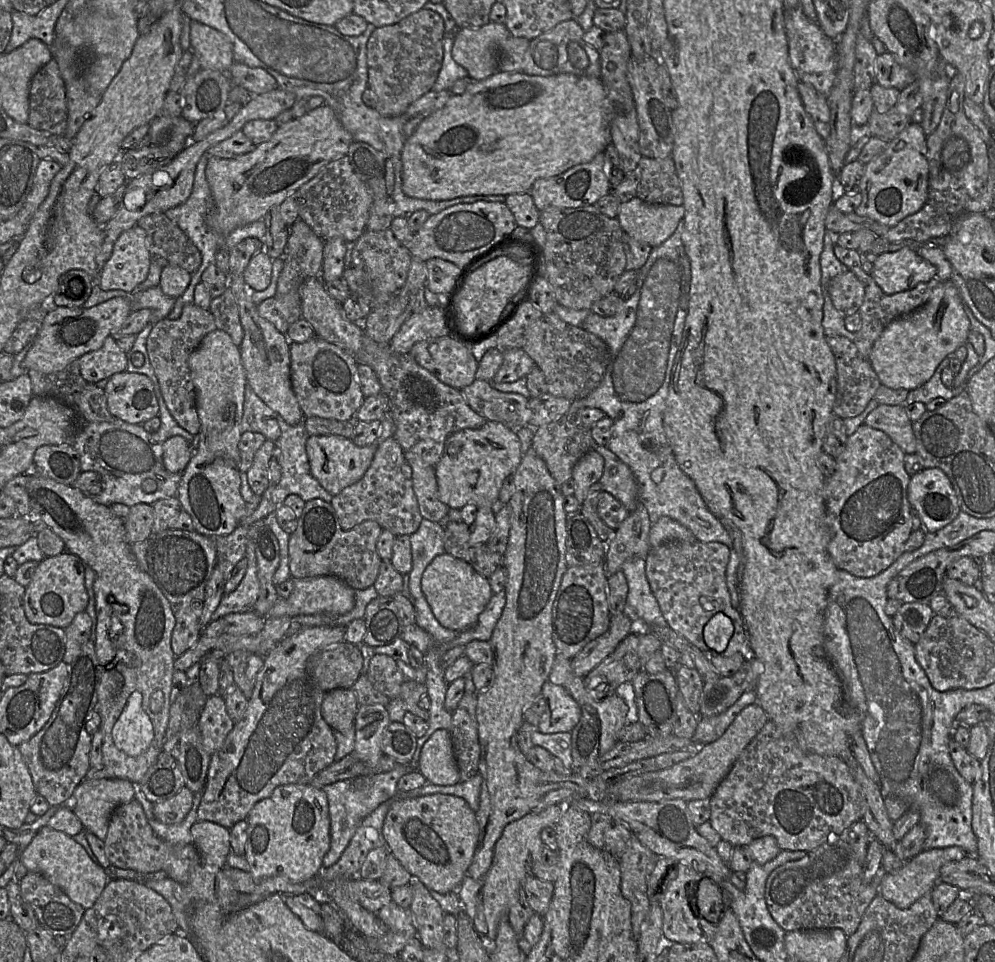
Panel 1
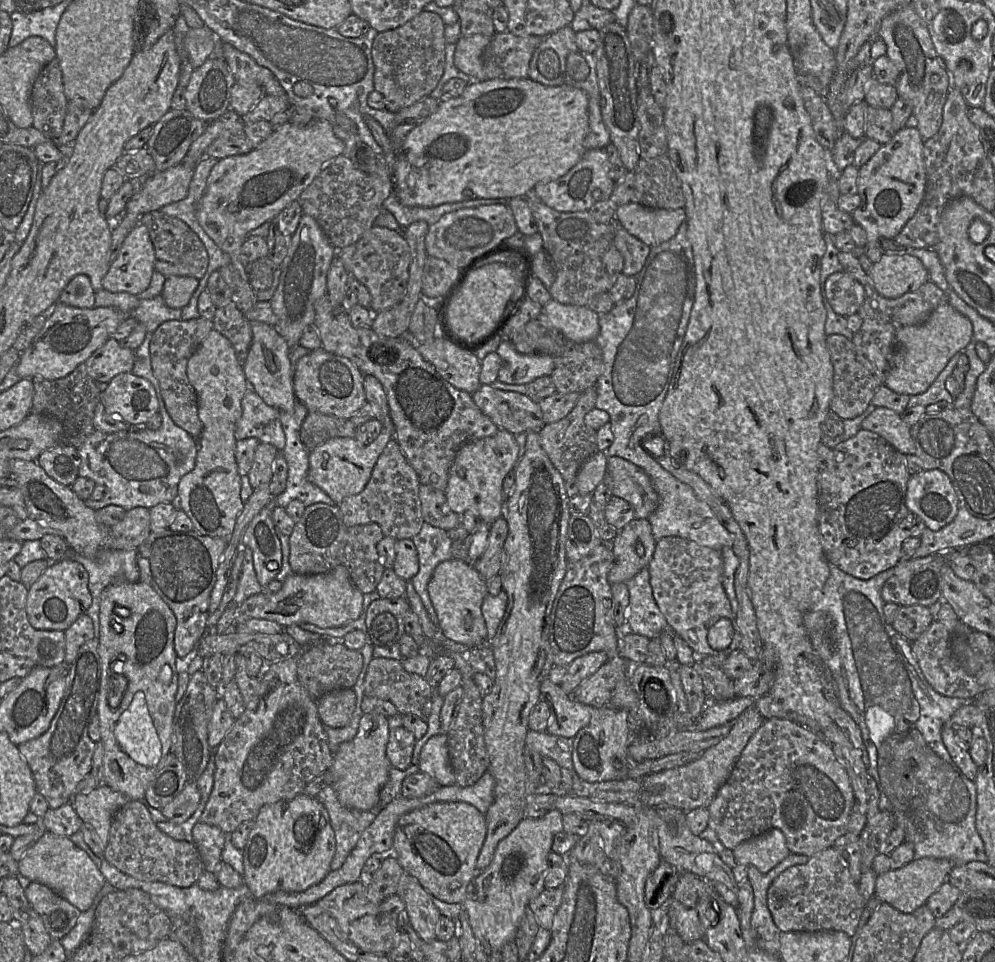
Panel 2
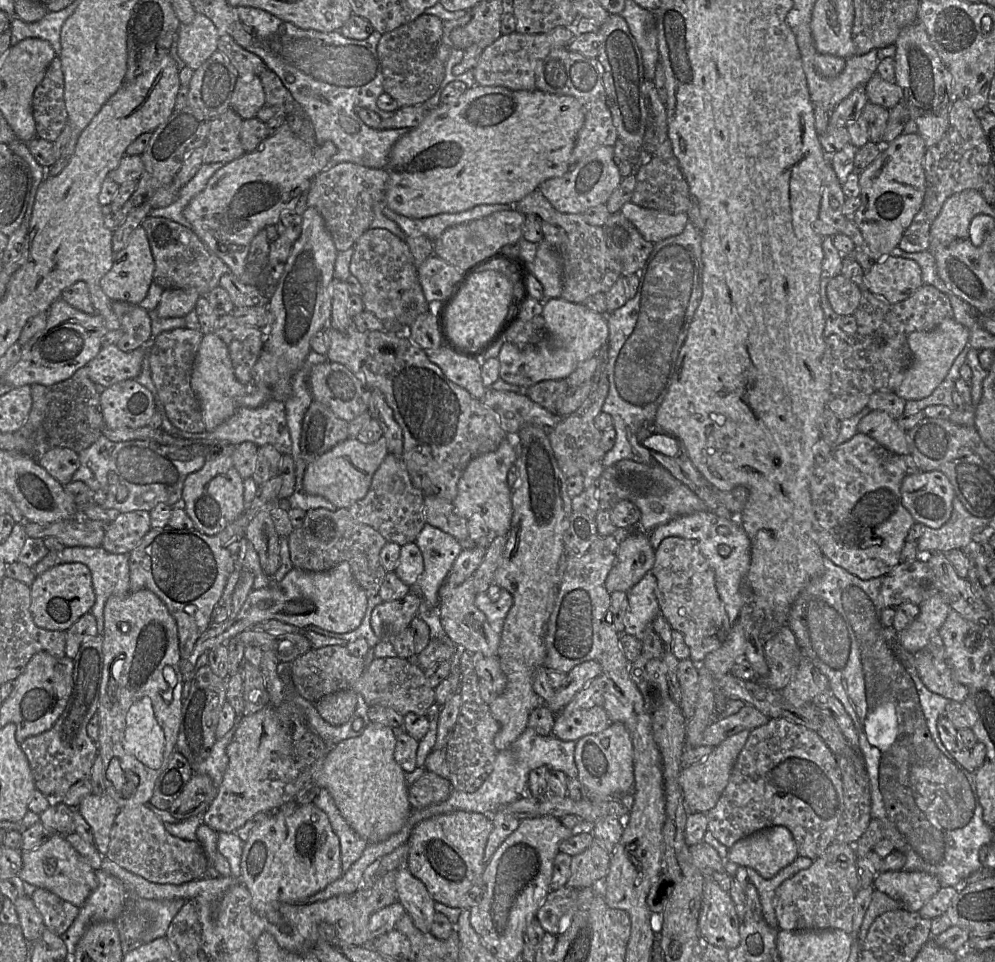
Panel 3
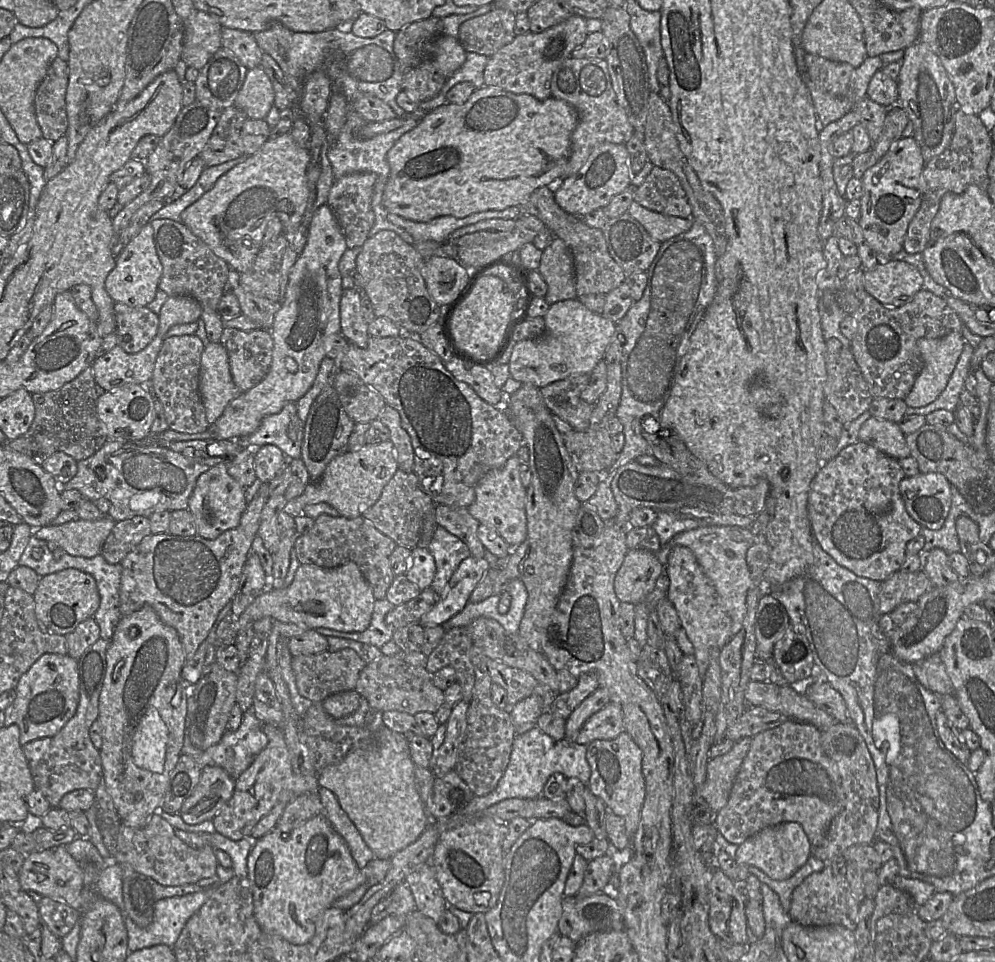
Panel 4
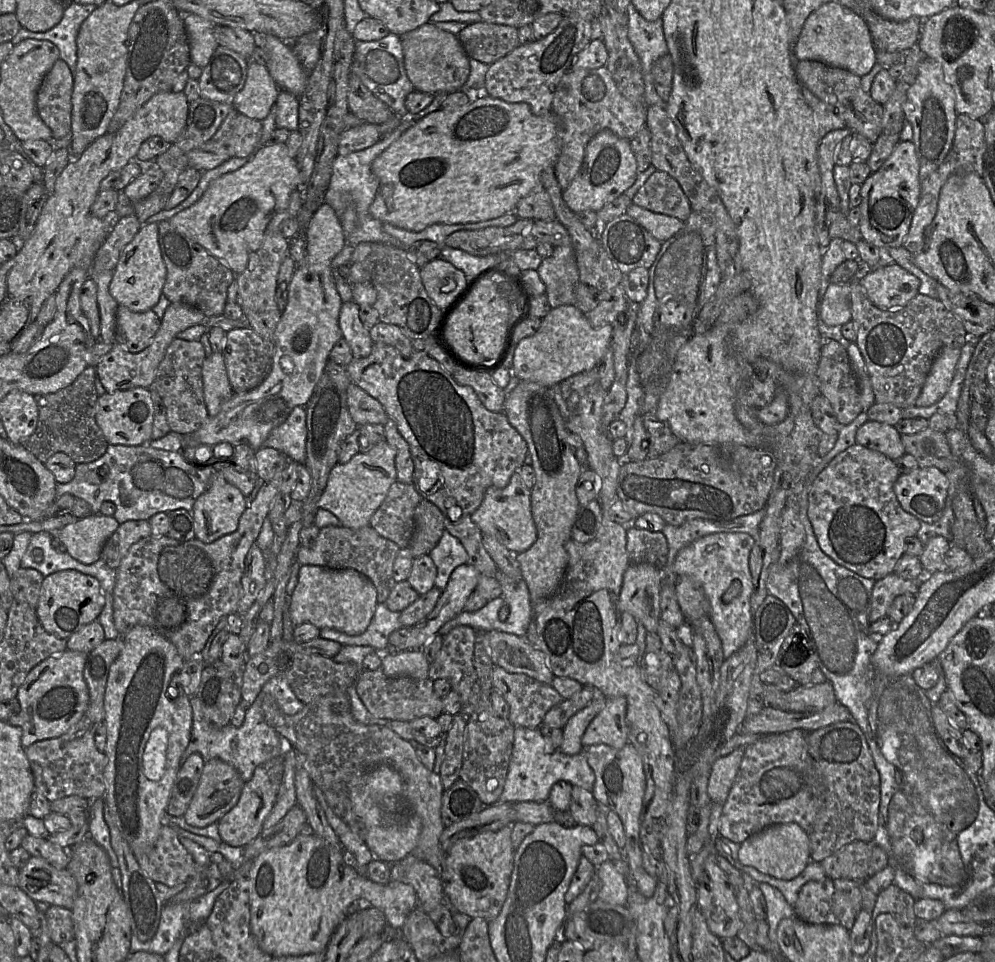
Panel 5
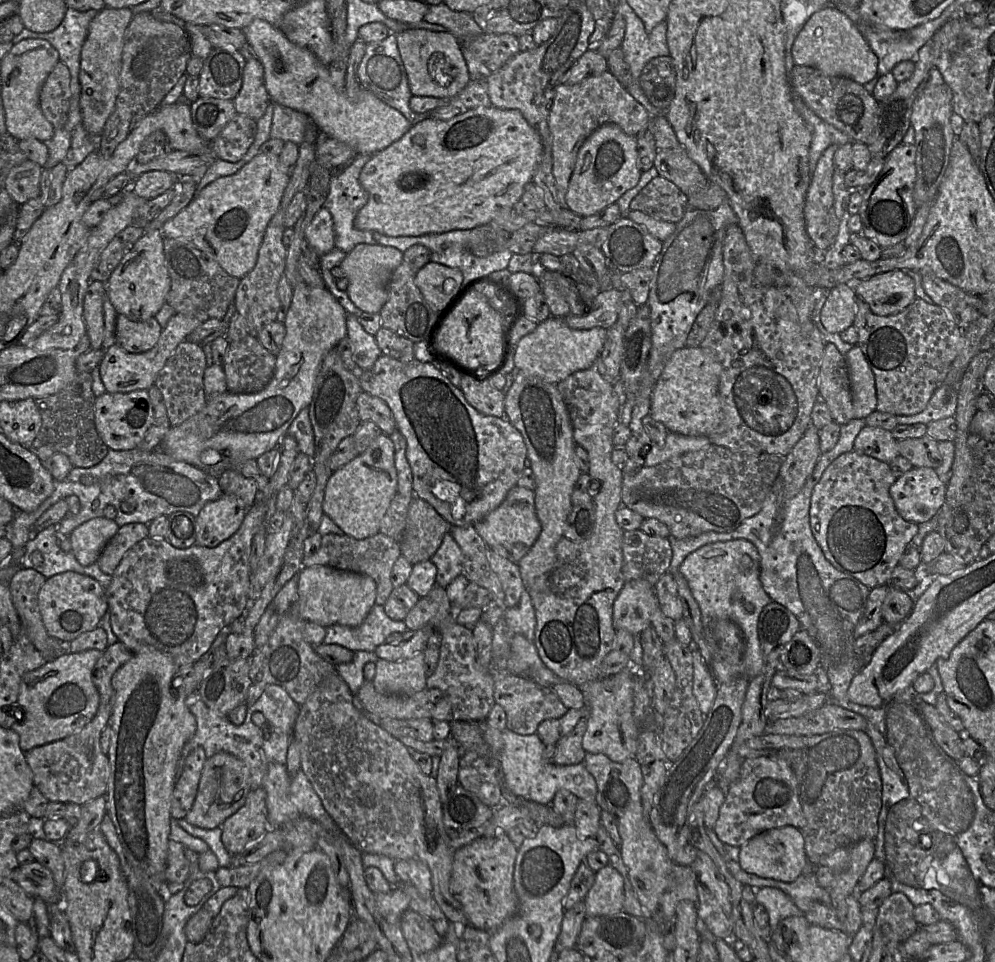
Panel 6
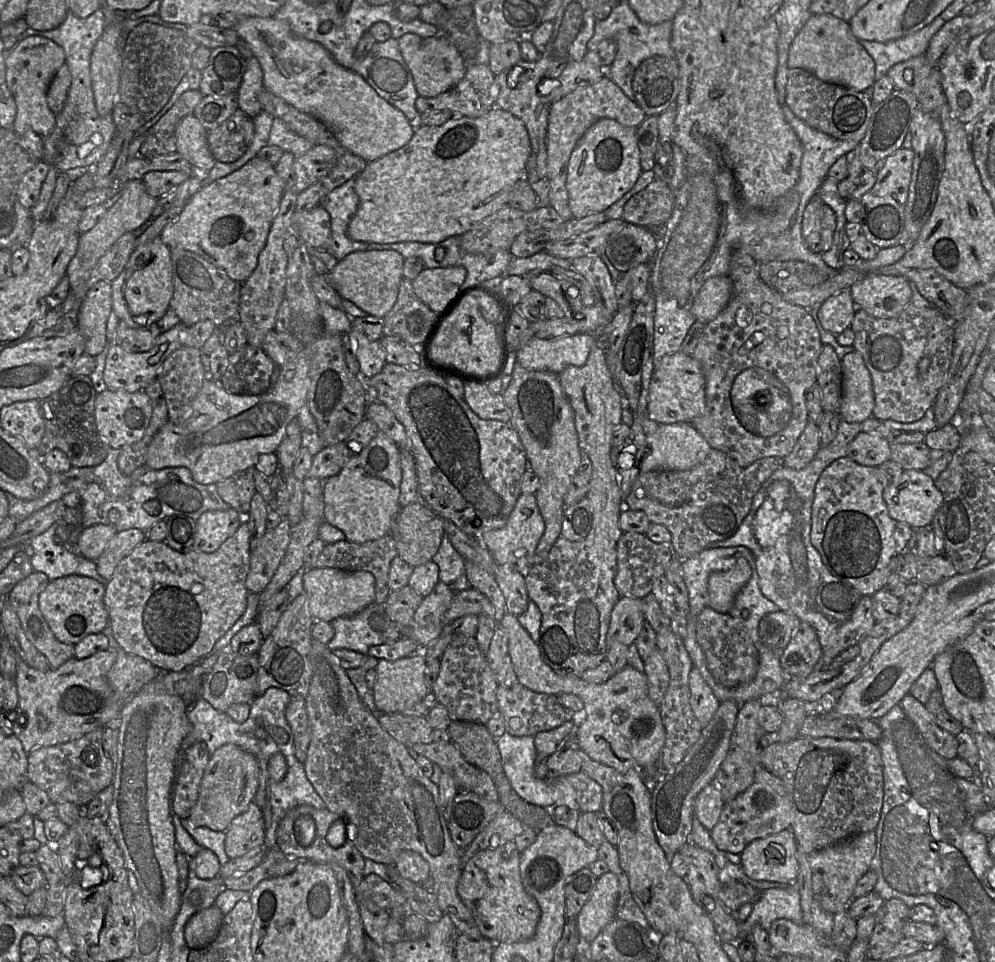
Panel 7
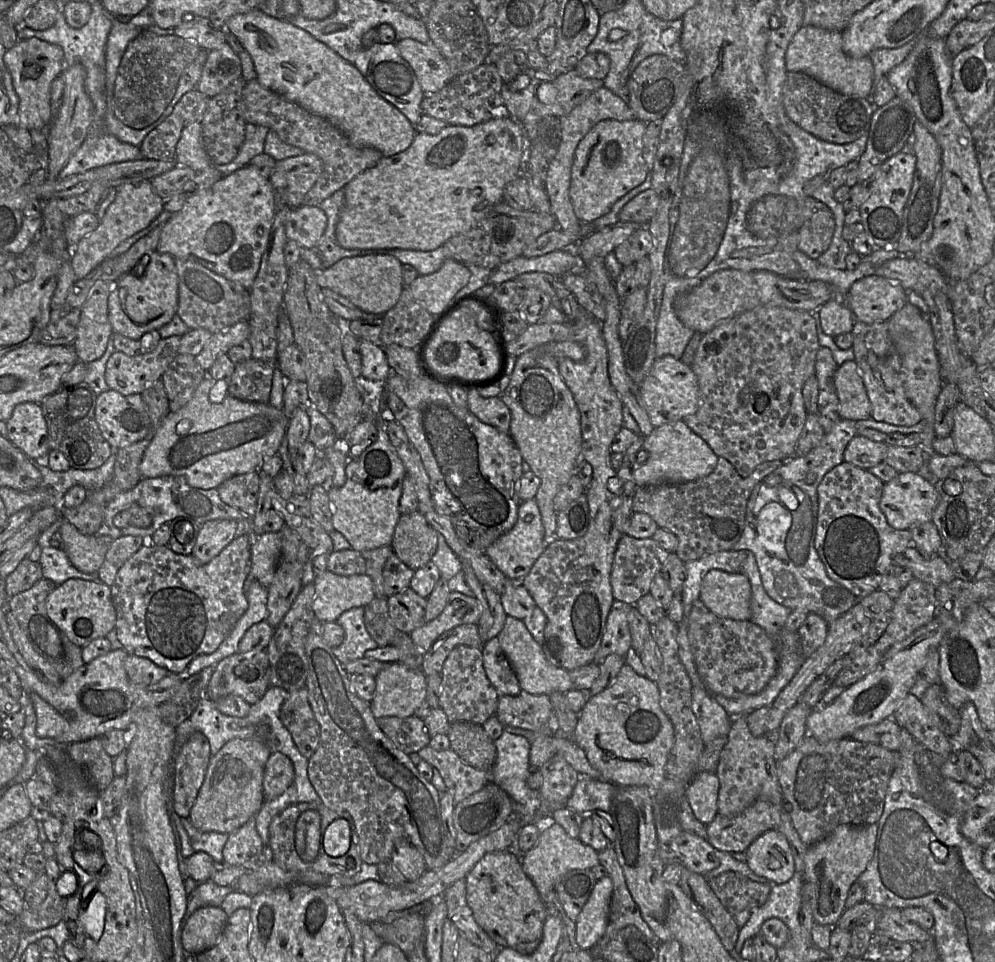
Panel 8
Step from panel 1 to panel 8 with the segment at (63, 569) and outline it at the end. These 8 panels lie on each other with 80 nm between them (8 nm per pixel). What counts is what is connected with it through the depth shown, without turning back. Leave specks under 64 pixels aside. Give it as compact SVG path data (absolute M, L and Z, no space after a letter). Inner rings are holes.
M68 579L47 596L45 608L49 618L75 645L83 648L96 638L106 637L115 628L116 612L111 587L101 581Z

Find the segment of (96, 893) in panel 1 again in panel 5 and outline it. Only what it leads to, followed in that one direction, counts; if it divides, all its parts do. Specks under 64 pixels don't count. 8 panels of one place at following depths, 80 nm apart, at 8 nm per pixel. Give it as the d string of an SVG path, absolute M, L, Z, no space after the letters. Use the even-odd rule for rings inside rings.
M31 856L19 870L18 887L36 903L72 909L78 885L68 869L57 869L46 860Z

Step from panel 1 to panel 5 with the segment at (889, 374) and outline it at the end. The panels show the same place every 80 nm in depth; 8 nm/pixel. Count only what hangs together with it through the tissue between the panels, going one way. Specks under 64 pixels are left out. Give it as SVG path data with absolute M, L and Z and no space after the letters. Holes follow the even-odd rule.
M945 346L940 349L916 400L916 407L930 406L944 396L954 376L960 355L959 347Z

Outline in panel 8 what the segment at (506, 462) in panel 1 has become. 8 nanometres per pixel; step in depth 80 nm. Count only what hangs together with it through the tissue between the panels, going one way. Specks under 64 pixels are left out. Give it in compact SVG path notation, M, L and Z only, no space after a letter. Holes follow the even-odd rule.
M531 499L520 503L518 520L515 526L491 544L485 553L509 580L522 582L545 550L547 544L539 507L537 502Z

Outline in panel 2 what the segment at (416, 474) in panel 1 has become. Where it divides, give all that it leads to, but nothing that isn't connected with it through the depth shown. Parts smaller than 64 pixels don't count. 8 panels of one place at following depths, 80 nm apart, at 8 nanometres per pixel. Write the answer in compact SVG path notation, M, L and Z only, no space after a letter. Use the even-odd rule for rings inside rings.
M420 484L419 499L424 522L445 531L453 530L462 524L462 516L450 509L443 491Z

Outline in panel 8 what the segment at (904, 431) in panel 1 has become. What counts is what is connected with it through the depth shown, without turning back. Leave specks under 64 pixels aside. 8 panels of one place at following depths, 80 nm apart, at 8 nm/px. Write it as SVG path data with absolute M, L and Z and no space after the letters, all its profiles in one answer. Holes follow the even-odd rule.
M857 434L845 449L844 461L868 470L884 462L888 447L885 441L876 442Z

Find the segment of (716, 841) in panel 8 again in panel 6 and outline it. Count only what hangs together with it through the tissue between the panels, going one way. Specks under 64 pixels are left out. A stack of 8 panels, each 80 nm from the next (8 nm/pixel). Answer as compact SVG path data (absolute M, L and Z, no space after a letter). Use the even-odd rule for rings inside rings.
M760 756L743 761L739 778L726 792L714 832L723 844L740 848L762 832L785 826L800 830L805 824L793 770L783 760Z

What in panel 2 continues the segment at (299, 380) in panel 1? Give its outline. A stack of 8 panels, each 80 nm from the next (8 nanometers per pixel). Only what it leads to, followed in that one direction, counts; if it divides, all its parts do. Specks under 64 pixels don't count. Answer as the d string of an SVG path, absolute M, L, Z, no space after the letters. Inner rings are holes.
M319 348L310 351L296 362L293 373L293 390L297 400L308 411L349 419L366 402L363 376L359 369L347 358Z

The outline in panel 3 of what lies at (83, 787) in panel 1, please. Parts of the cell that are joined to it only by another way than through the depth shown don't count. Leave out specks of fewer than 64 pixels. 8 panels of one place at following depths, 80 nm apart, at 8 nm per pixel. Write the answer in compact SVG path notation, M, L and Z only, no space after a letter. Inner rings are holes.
M92 793L82 799L77 810L91 826L97 850L105 856L109 848L110 833L120 810L119 805L107 793L103 795Z

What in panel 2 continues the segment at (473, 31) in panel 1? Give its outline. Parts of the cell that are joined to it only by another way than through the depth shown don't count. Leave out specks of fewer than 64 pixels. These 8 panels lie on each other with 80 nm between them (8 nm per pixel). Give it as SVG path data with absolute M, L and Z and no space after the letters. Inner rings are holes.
M481 34L468 37L461 36L456 43L454 54L456 68L469 75L474 81L485 81L482 56L491 40L491 37Z

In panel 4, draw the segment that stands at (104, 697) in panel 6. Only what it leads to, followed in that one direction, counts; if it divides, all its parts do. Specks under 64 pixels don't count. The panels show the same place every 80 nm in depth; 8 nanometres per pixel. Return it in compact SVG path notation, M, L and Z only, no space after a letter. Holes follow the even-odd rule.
M100 638L78 658L79 701L73 717L56 735L22 746L35 788L45 796L51 807L58 807L62 797L73 790L88 789L94 792L102 782L100 751L93 745L89 729L99 717L99 697L109 645L110 640Z

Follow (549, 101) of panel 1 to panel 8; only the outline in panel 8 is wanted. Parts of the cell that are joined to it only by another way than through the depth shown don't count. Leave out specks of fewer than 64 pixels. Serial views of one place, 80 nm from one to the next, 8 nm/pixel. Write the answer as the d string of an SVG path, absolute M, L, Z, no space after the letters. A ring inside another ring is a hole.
M497 115L486 122L470 127L447 125L436 135L416 133L408 149L391 157L383 157L375 166L356 176L344 187L345 200L336 226L337 243L344 249L403 249L425 252L435 250L452 237L472 229L496 204L503 201L506 185L523 174L525 156L526 135L524 129L518 121L509 115Z

